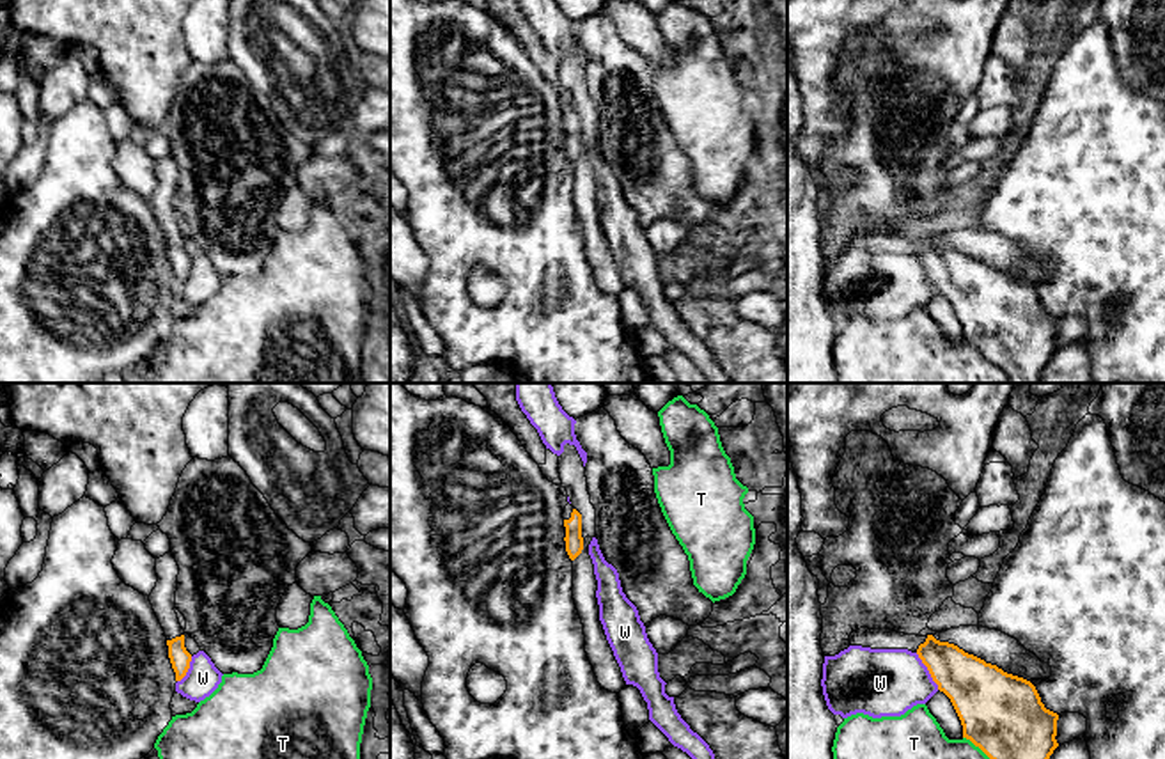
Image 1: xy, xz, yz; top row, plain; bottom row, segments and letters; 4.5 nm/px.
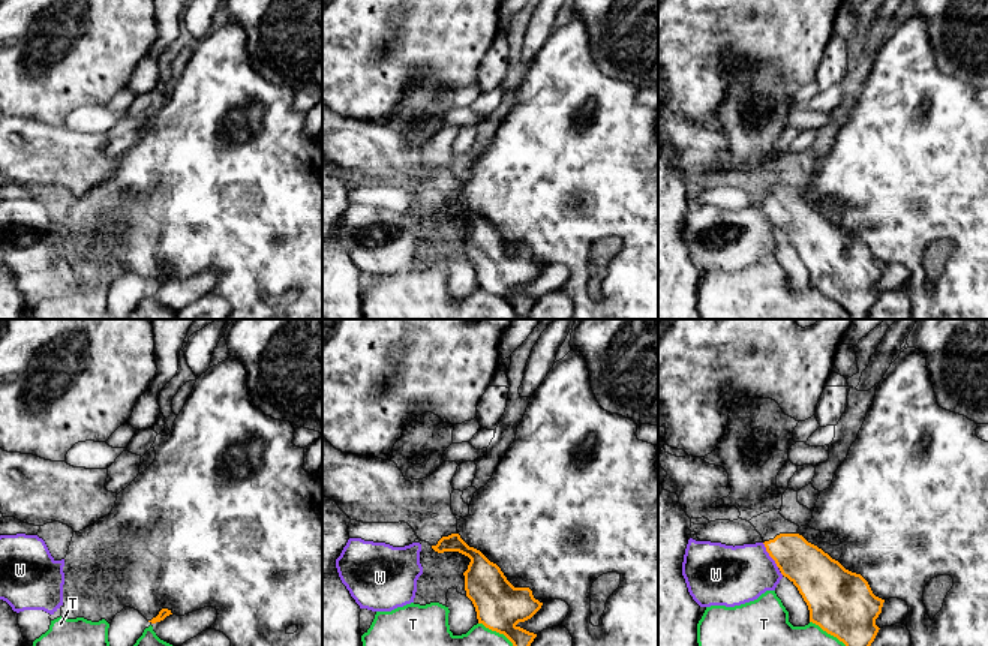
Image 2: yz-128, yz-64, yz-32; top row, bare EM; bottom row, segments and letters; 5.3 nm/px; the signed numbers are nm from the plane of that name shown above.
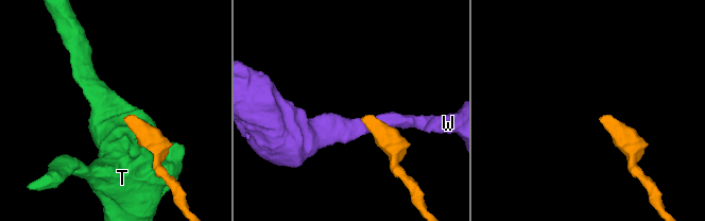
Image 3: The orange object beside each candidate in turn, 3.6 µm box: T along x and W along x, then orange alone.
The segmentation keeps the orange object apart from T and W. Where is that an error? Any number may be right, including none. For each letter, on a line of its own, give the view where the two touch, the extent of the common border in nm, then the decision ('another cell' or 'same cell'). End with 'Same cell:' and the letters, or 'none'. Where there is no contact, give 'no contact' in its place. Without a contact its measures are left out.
T: yz | 300 nm | another cell
W: yz | 200 nm | another cell
Same cell: none

